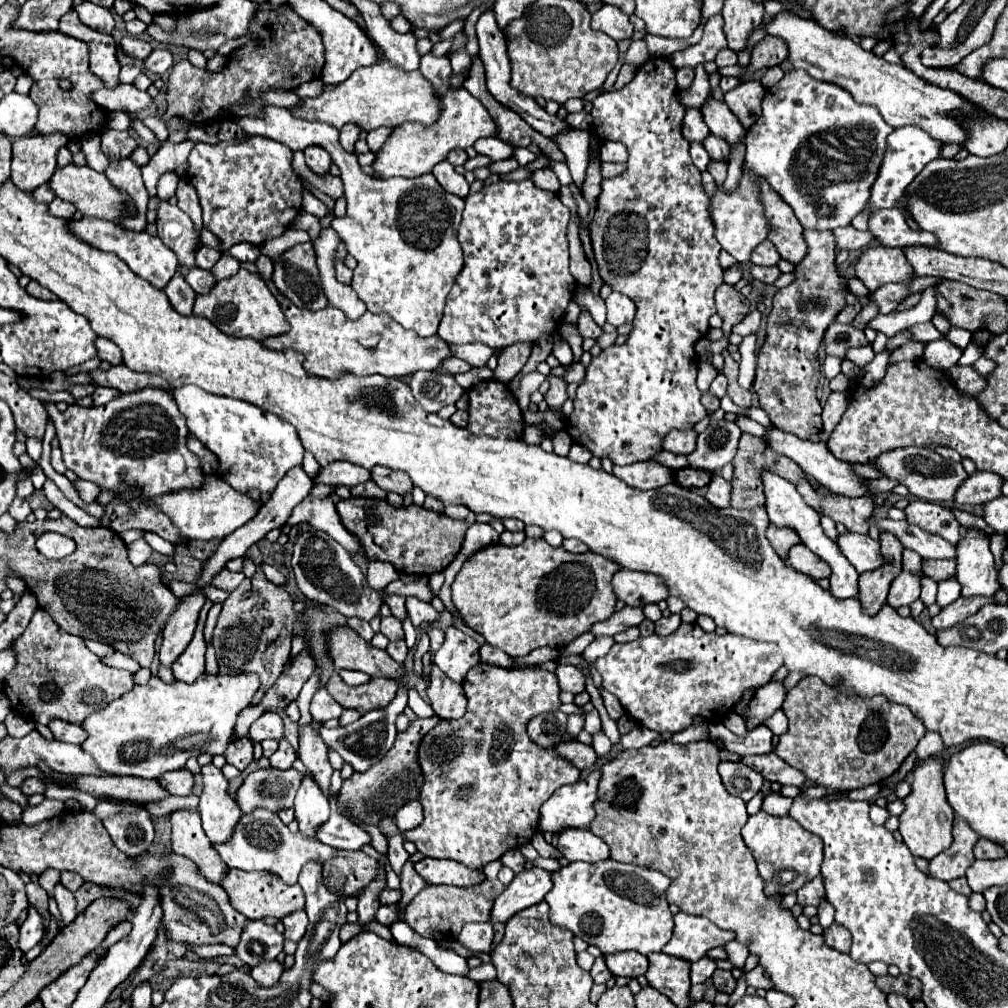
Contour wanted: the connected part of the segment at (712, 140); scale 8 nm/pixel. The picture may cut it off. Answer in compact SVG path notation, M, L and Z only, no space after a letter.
M710 135L710 137L706 137L704 147L706 147L706 151L708 151L708 155L710 155L712 161L726 161L726 163L728 163L730 147L728 147L726 141L722 141L722 139Z

